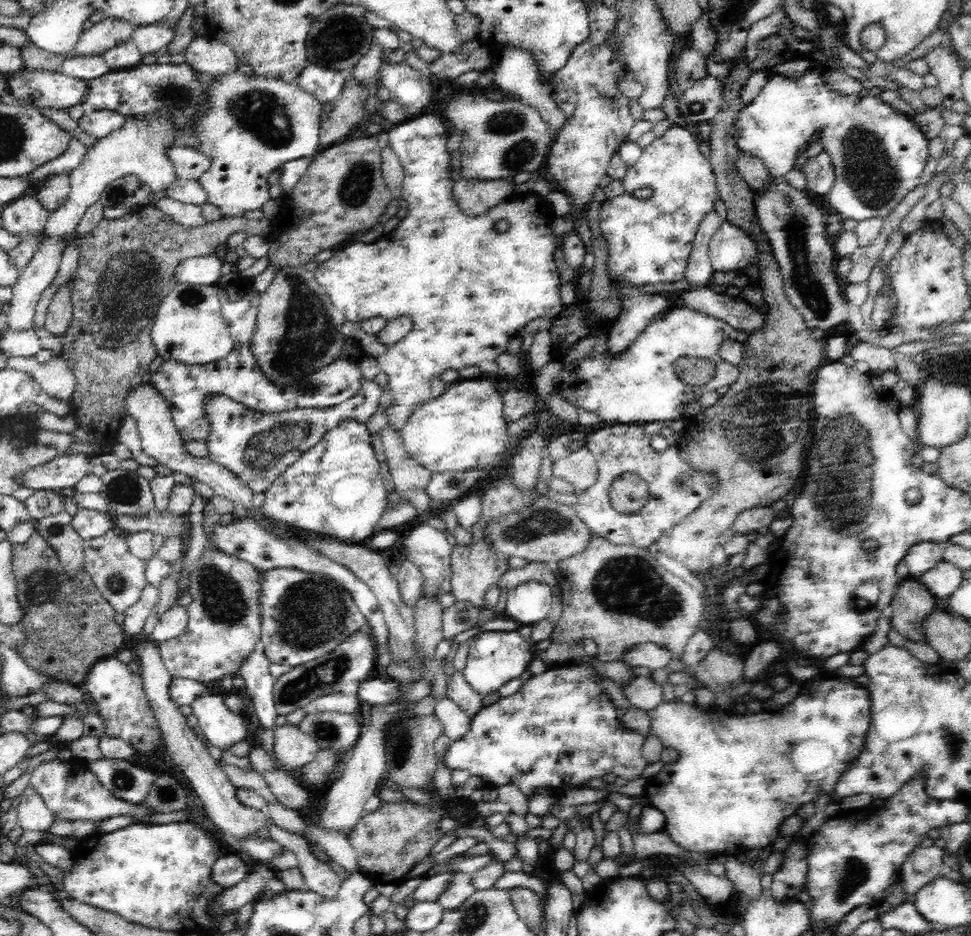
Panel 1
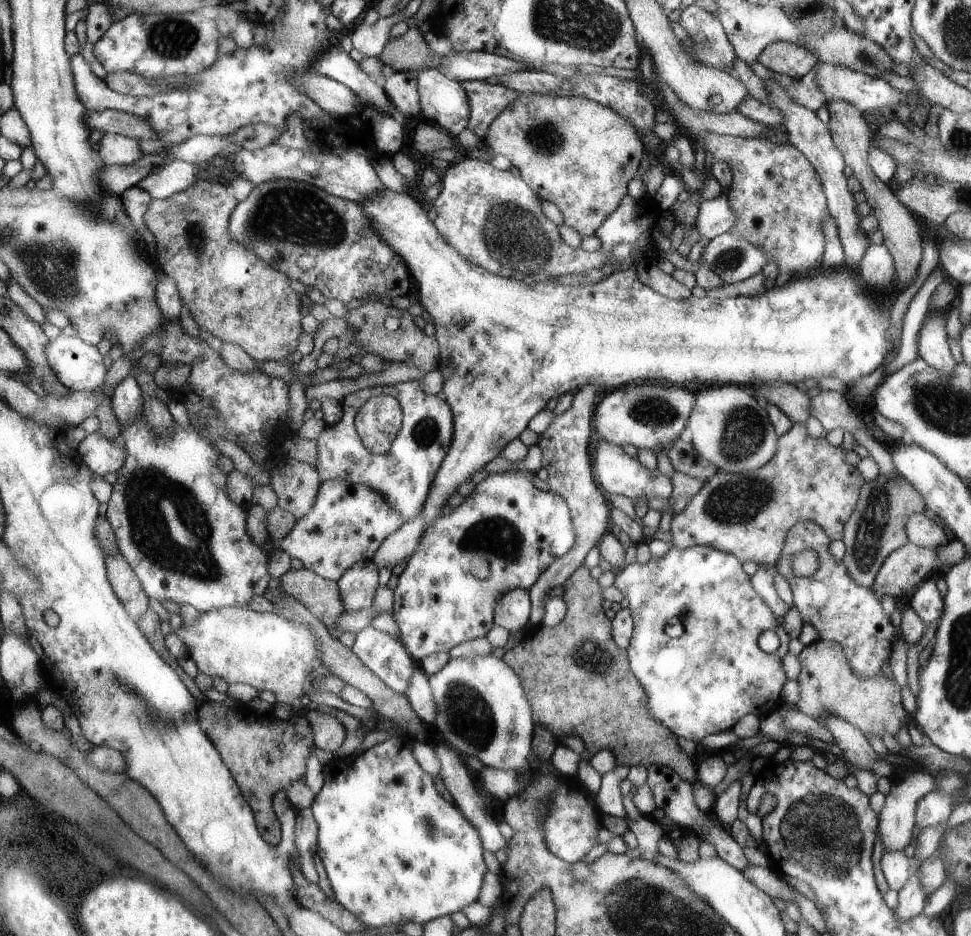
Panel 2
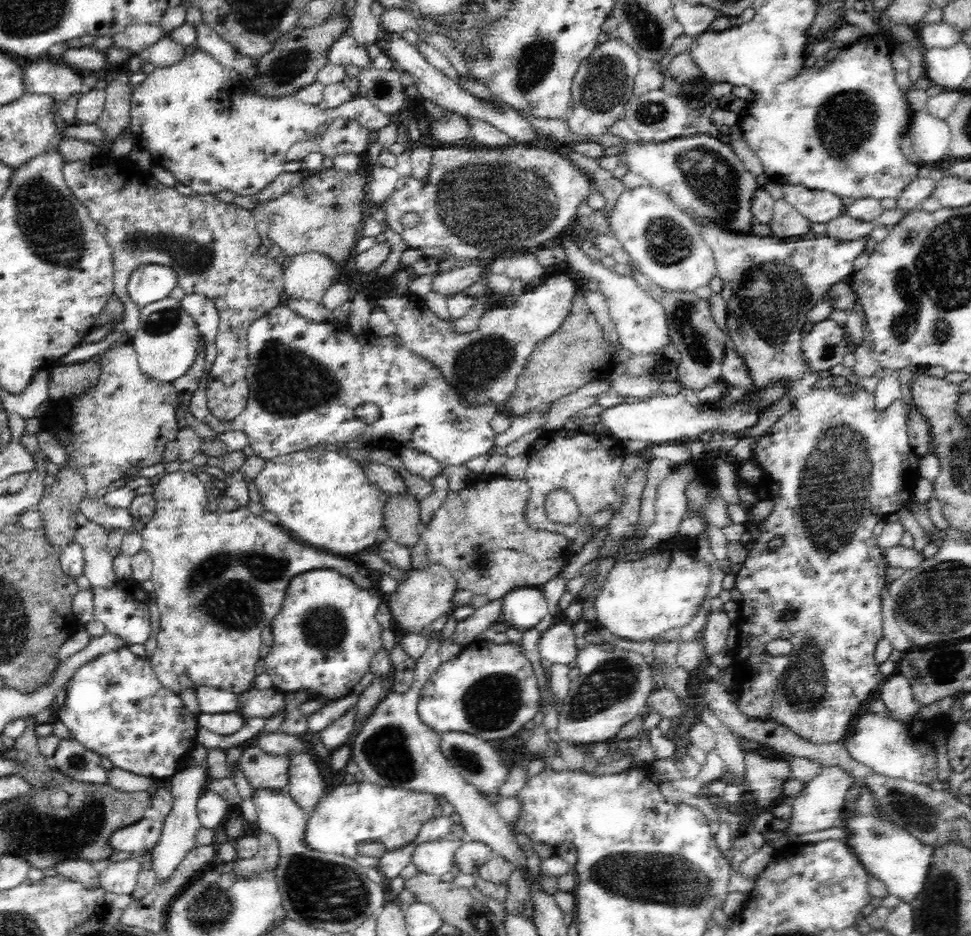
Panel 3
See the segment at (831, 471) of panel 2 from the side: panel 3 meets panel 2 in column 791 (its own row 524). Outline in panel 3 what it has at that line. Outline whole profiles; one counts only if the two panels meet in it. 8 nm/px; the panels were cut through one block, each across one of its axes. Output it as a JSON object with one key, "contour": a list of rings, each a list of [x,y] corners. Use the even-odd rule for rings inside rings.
{"contour":[[[504,476],[474,479],[459,491],[449,491],[444,502],[426,524],[417,543],[411,548],[411,568],[429,562],[443,564],[459,581],[459,589],[474,594],[486,594],[489,600],[502,599],[520,587],[537,587],[556,577],[573,556],[567,536],[549,529],[535,529],[527,523],[524,512],[530,500],[530,487],[525,479],[512,480]]]}

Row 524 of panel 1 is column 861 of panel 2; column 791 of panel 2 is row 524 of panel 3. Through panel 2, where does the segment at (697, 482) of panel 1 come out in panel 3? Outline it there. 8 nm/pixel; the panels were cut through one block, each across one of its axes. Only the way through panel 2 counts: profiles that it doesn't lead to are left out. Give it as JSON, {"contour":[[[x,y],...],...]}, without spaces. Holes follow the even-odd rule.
{"contour":[[[559,429],[543,431],[534,445],[526,454],[529,458],[529,467],[526,471],[525,481],[530,487],[530,500],[524,512],[527,523],[535,529],[549,529],[552,532],[564,533],[570,543],[570,550],[578,554],[580,549],[591,544],[593,536],[602,528],[592,527],[588,521],[593,514],[604,507],[615,510],[622,504],[624,487],[628,475],[622,474],[622,462],[627,451],[620,439],[610,434],[580,432],[578,429]],[[563,488],[569,492],[579,508],[579,517],[572,524],[558,524],[548,519],[544,500],[548,492]]]}

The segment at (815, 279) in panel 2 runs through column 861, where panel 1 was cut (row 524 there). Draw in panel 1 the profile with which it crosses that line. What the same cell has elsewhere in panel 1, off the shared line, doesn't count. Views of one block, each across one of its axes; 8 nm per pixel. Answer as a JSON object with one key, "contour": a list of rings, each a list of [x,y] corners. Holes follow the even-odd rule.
{"contour":[[[351,418],[340,422],[267,488],[262,506],[265,518],[348,544],[374,536],[388,505],[388,490],[370,438],[365,424]]]}

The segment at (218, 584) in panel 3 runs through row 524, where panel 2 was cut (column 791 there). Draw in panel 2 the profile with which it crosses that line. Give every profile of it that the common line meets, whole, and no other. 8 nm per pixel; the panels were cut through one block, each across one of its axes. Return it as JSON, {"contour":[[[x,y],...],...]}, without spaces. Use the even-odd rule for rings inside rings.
{"contour":[[[704,132],[697,134],[693,138],[694,143],[697,141],[704,142],[706,150],[714,156],[714,160],[722,160],[726,162],[732,170],[733,179],[731,182],[730,190],[725,192],[728,200],[728,204],[738,216],[738,221],[734,221],[732,228],[727,230],[728,233],[732,233],[735,237],[740,240],[748,241],[753,244],[756,248],[759,248],[767,256],[767,262],[774,262],[779,268],[779,272],[790,272],[792,276],[804,276],[818,270],[820,268],[820,262],[823,262],[825,254],[825,234],[822,232],[823,221],[827,216],[828,212],[828,198],[825,196],[824,185],[821,183],[820,174],[817,169],[813,167],[813,163],[805,156],[805,153],[800,152],[794,145],[790,143],[775,143],[768,139],[759,138],[744,138],[732,135],[719,135],[716,133]]]}

